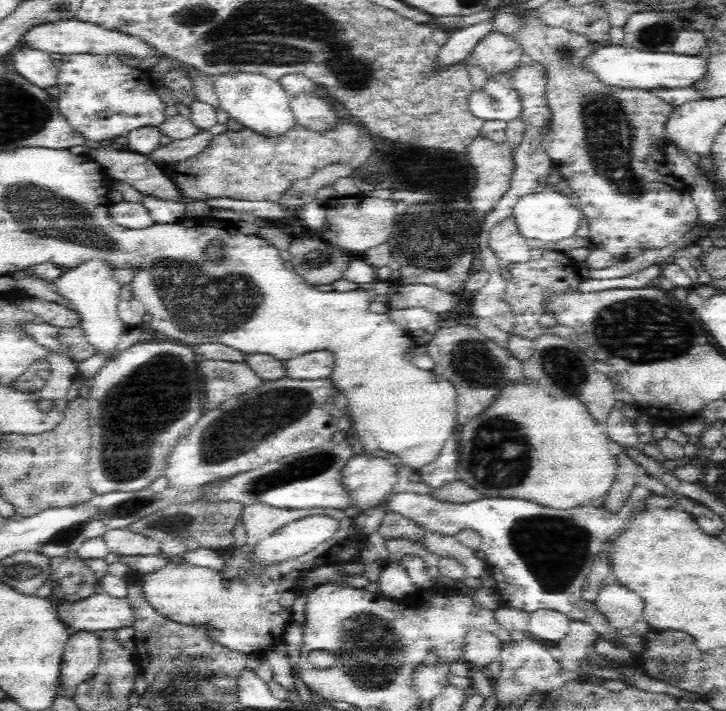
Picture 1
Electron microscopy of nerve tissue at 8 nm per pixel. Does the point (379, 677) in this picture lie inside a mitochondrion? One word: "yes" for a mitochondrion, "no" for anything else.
yes

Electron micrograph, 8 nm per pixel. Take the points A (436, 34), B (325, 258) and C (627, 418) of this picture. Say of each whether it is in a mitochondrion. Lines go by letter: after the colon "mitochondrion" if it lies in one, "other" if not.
A: other
B: other
C: other

